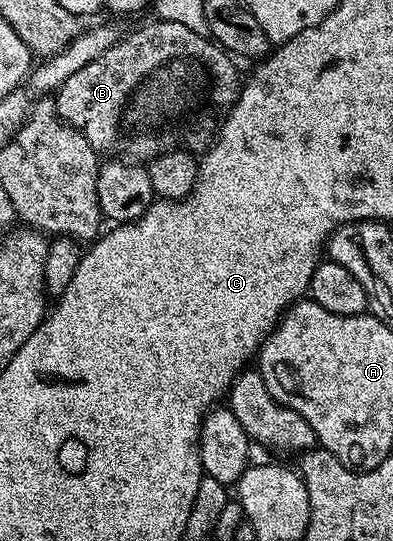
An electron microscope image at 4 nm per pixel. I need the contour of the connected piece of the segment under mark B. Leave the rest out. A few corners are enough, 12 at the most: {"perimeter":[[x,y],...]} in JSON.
{"perimeter":[[181,23],[125,34],[56,91],[99,155],[201,155],[235,58]]}

